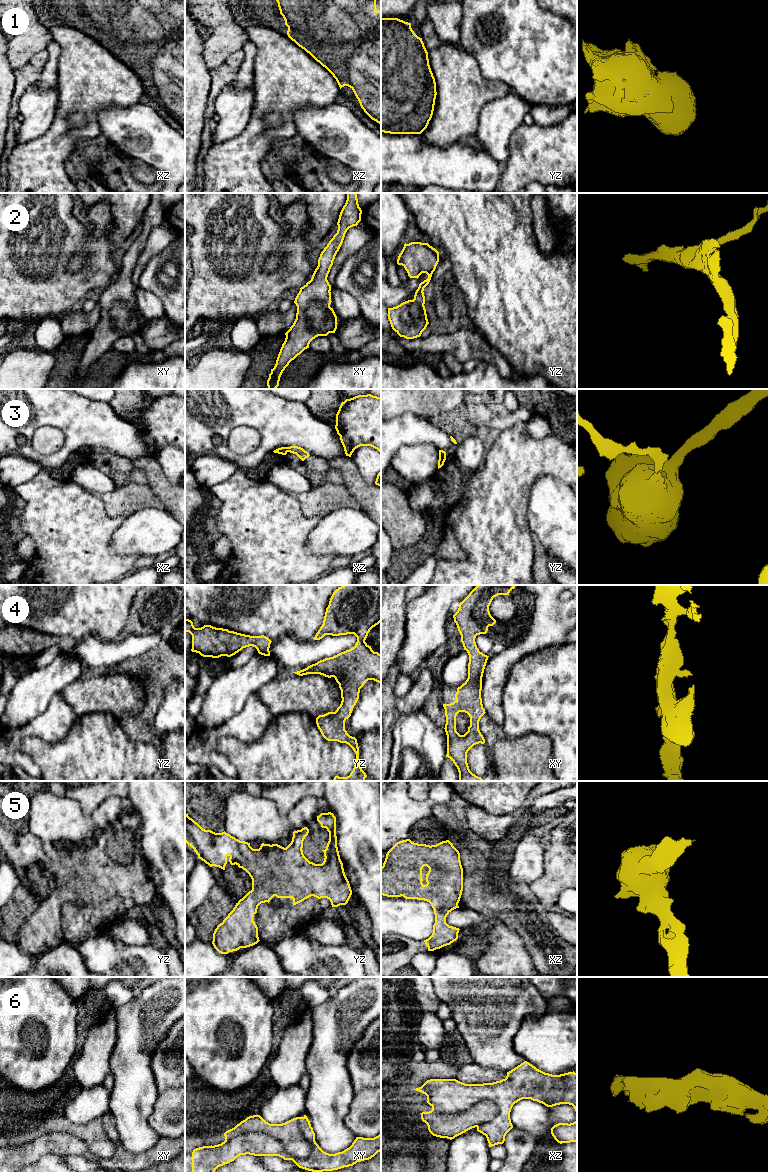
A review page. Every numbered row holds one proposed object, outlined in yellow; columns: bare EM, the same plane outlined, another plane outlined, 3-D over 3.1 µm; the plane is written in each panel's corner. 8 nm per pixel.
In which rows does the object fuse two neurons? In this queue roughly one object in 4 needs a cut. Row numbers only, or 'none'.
3, 6

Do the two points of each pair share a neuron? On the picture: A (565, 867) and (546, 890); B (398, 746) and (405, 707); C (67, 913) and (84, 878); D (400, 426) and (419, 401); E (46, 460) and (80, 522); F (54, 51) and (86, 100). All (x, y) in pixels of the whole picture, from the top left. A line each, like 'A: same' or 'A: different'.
A: same
B: different
C: different
D: different
E: different
F: different

